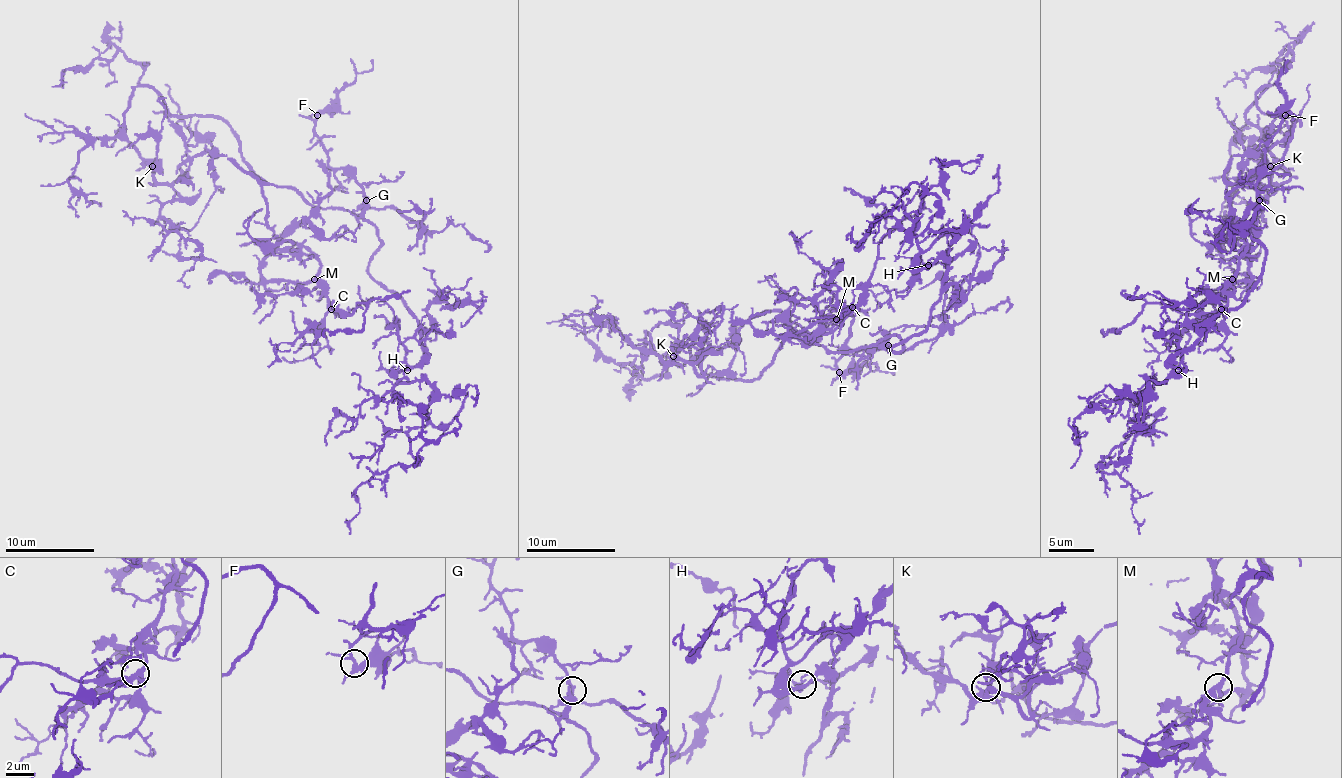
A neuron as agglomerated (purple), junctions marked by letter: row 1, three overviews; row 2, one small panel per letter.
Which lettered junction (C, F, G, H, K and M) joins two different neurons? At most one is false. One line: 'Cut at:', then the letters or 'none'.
Cut at: none

